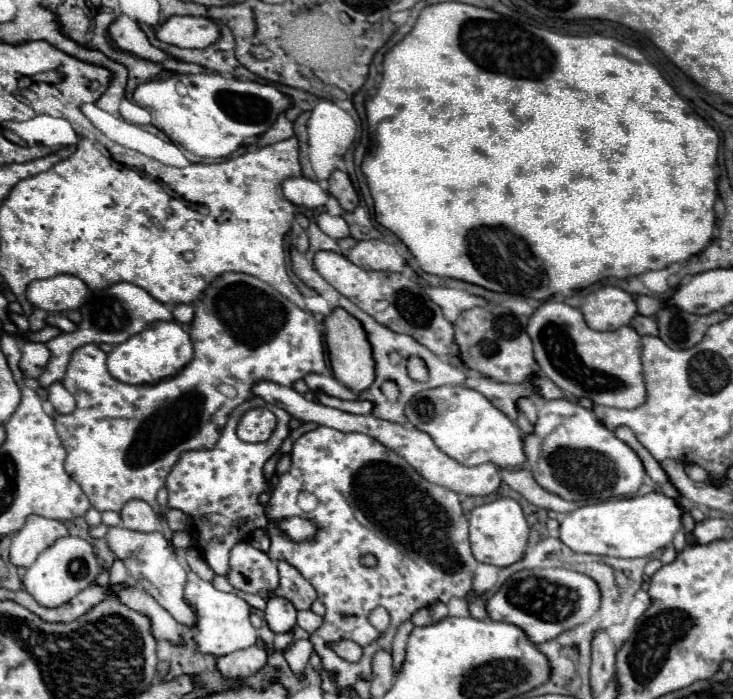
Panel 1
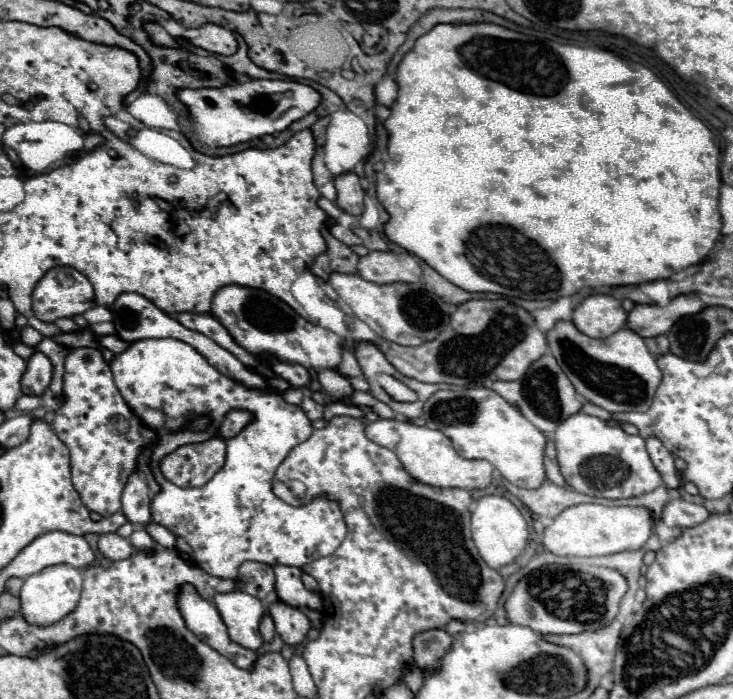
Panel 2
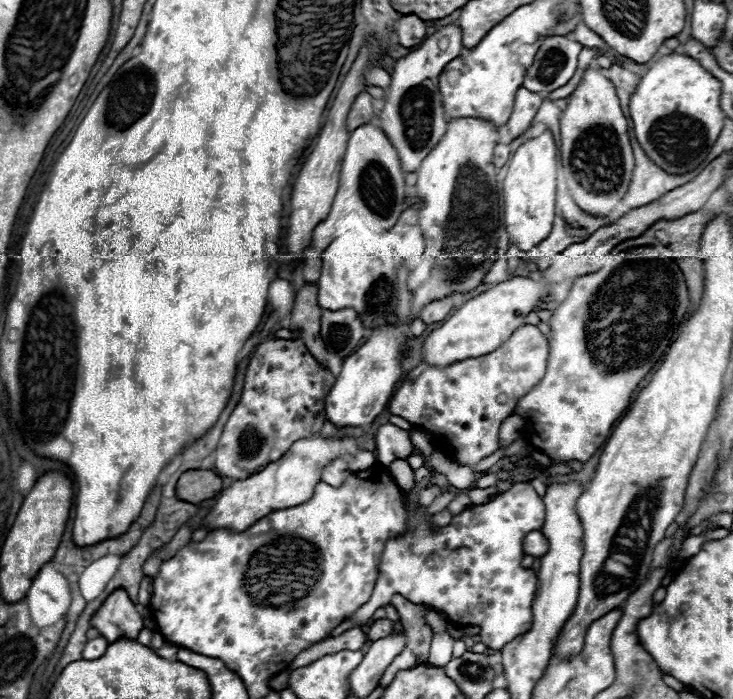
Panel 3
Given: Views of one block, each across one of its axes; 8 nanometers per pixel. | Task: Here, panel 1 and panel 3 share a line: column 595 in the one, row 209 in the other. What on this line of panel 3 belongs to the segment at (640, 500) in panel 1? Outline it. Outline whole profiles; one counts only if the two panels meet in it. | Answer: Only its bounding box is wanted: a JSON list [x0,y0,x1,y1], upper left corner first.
[504,130,558,252]

